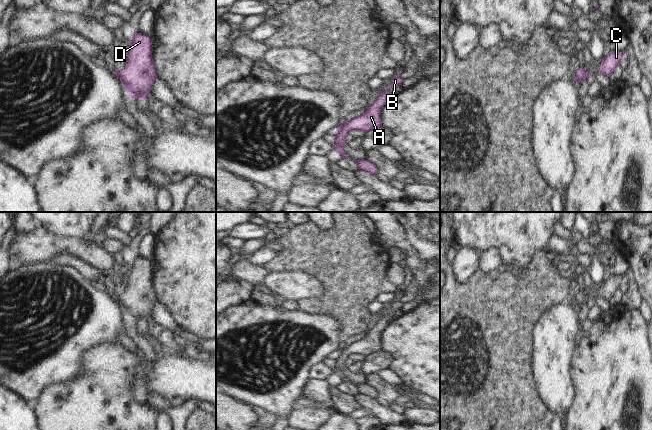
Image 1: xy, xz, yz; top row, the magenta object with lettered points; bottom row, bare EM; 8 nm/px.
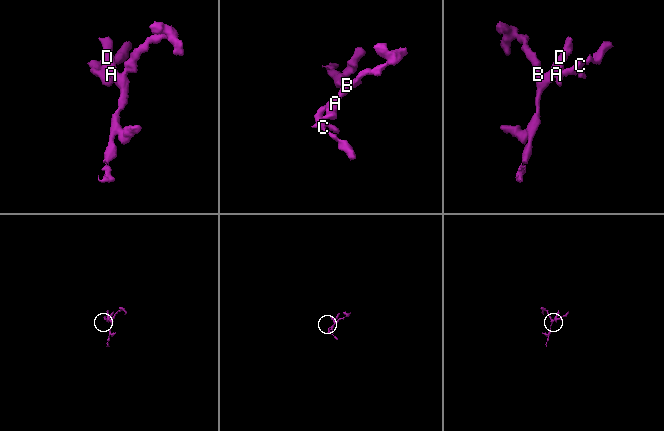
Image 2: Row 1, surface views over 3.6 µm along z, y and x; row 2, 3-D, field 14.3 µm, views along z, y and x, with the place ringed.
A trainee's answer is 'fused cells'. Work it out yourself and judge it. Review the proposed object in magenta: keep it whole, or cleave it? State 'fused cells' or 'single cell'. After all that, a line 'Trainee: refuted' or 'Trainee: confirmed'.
single cell
Trainee: refuted

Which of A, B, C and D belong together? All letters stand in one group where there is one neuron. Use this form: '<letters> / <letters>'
A B C D

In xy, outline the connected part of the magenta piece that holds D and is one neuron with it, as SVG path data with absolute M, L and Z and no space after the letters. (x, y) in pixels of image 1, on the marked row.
M131 31L133 39L124 70L115 71L123 83L128 97L145 101L158 77L152 57L152 40L136 31Z

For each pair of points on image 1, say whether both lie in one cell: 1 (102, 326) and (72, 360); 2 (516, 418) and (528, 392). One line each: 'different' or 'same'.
1: same
2: same

